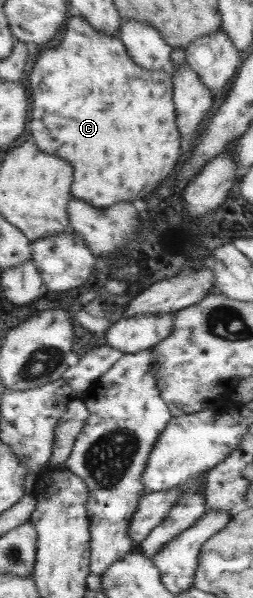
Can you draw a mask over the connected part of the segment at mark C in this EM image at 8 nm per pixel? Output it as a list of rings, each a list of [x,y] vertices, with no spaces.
[[[69,16],[64,23],[65,29],[58,46],[47,47],[46,51],[38,54],[31,73],[27,74],[27,94],[31,94],[31,109],[29,110],[30,139],[35,143],[37,150],[45,154],[55,154],[57,158],[63,158],[73,168],[73,178],[70,184],[70,196],[86,202],[95,208],[107,208],[115,202],[133,202],[145,198],[145,194],[153,192],[159,182],[163,182],[165,176],[175,168],[175,162],[179,158],[179,133],[175,123],[174,104],[172,101],[172,78],[163,70],[141,70],[137,64],[133,64],[132,58],[126,53],[125,47],[118,36],[107,36],[98,30],[93,30],[84,18]]]

